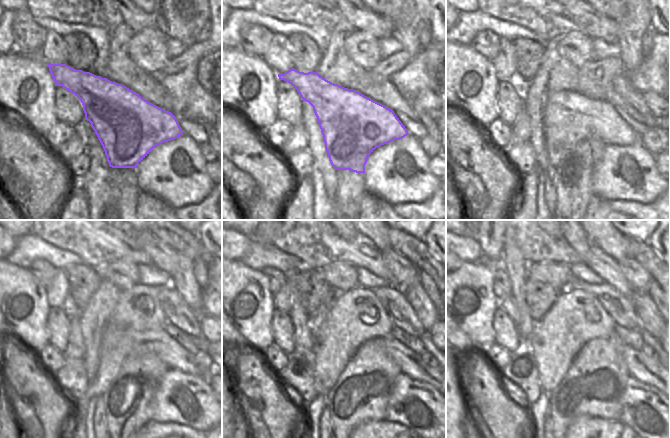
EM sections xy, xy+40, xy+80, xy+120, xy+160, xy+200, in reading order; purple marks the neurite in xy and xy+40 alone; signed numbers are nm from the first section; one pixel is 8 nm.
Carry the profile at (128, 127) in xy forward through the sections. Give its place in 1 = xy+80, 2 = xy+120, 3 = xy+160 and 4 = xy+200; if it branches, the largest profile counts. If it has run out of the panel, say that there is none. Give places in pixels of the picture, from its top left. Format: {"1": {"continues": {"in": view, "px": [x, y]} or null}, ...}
{"1": {"continues": {"in": "xy+80", "px": [569, 117]}}, "2": {"continues": {"in": "xy+120", "px": [116, 343]}}, "3": {"continues": {"in": "xy+160", "px": [410, 363]}}, "4": {"continues": {"in": "xy+200", "px": [645, 369]}}}

